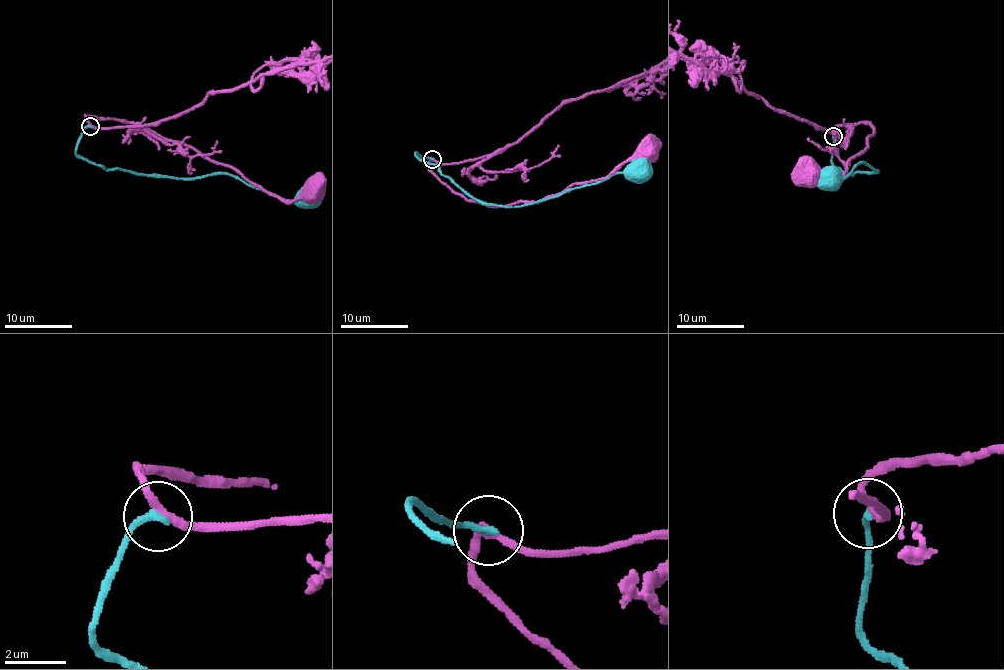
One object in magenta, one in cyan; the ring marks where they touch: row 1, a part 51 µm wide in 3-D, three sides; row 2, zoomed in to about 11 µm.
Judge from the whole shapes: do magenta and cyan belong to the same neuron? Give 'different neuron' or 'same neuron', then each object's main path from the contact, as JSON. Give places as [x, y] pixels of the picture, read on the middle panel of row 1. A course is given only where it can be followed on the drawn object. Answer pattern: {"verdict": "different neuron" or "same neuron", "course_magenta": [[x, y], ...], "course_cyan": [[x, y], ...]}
{"verdict": "different neuron", "course_magenta": [[432, 159], [430, 169], [455, 192], [496, 207], [541, 201], [572, 185], [605, 178], [646, 152]], "course_cyan": [[432, 159], [416, 156], [439, 167], [472, 197], [510, 207], [597, 184], [632, 168], [638, 170]]}

